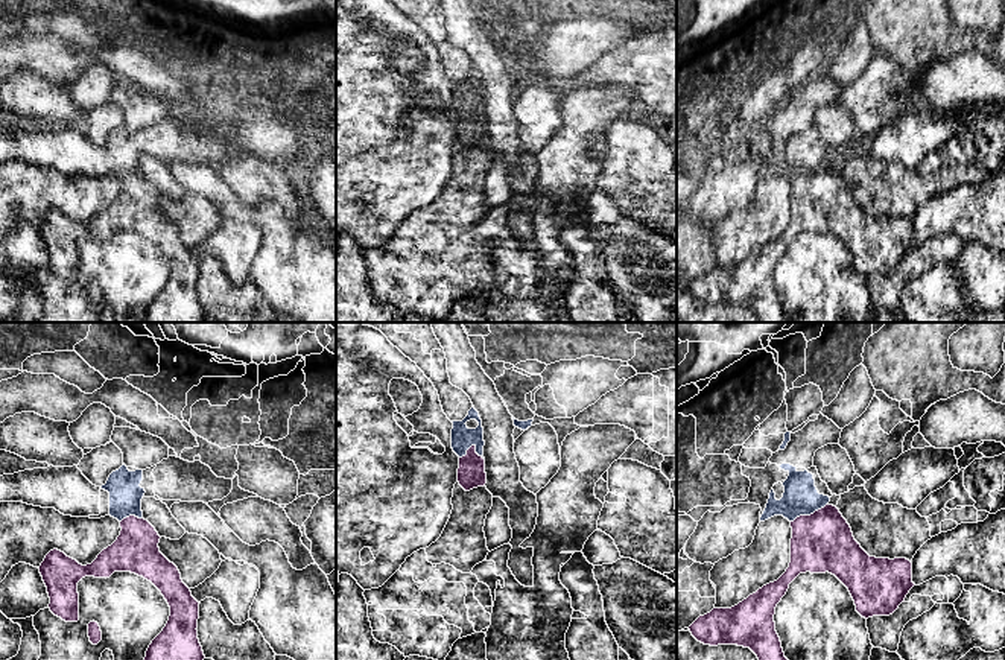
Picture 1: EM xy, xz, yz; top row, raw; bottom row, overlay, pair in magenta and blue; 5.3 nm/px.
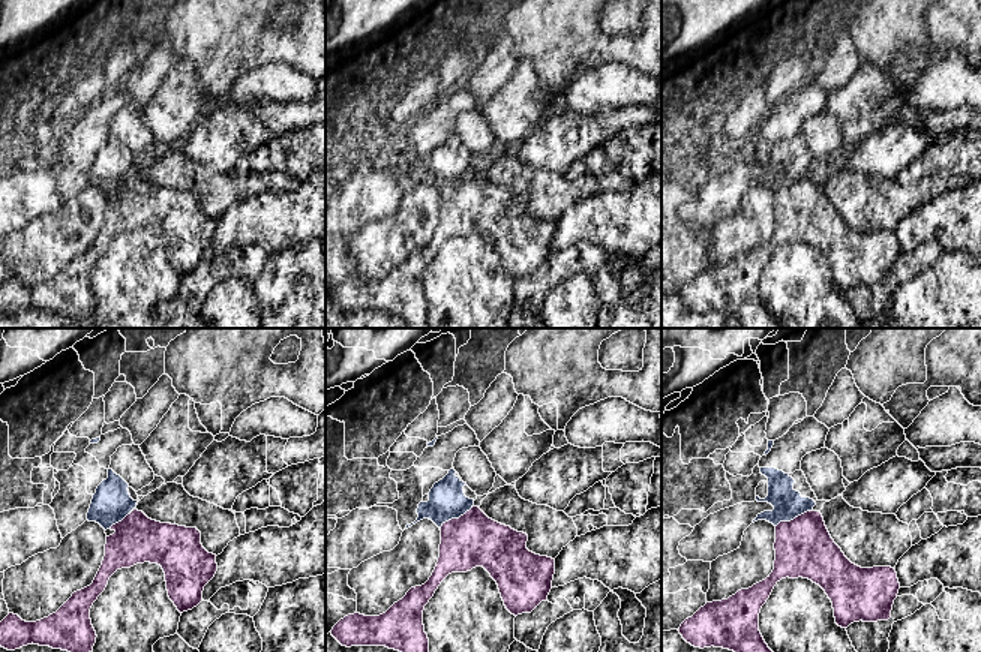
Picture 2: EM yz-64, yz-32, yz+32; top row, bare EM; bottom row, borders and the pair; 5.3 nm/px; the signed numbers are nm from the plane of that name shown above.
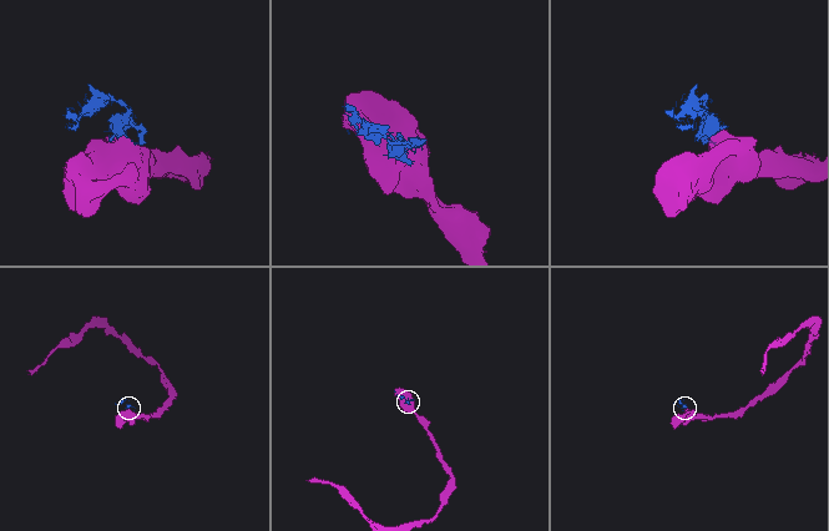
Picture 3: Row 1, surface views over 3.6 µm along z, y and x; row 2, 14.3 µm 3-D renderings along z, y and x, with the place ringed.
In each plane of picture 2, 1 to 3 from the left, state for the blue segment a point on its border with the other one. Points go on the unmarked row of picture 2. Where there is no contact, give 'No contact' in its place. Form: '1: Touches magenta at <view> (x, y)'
1: Touches magenta at yz-64 (122, 185)
2: Touches magenta at yz-32 (455, 183)
3: Touches magenta at yz+32 (795, 182)

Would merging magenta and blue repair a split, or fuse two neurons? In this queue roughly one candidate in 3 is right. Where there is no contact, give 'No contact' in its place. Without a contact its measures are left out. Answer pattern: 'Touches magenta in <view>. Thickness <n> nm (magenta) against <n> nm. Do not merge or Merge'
Touches magenta in yz. Thickness 320 nm (magenta) against 190 nm. Do not merge

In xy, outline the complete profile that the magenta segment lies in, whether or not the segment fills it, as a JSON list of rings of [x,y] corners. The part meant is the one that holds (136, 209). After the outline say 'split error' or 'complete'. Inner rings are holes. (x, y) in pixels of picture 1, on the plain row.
[[[129,175],[120,181],[120,195],[87,225],[53,208],[41,222],[40,233],[50,257],[50,271],[65,281],[79,280],[78,242],[85,236],[109,237],[114,231],[131,231],[151,240],[170,266],[170,275],[163,290],[152,300],[143,322],[202,322],[205,315],[198,298],[199,262],[182,242],[178,227],[170,222],[158,207],[160,195],[144,178]]]; complete

